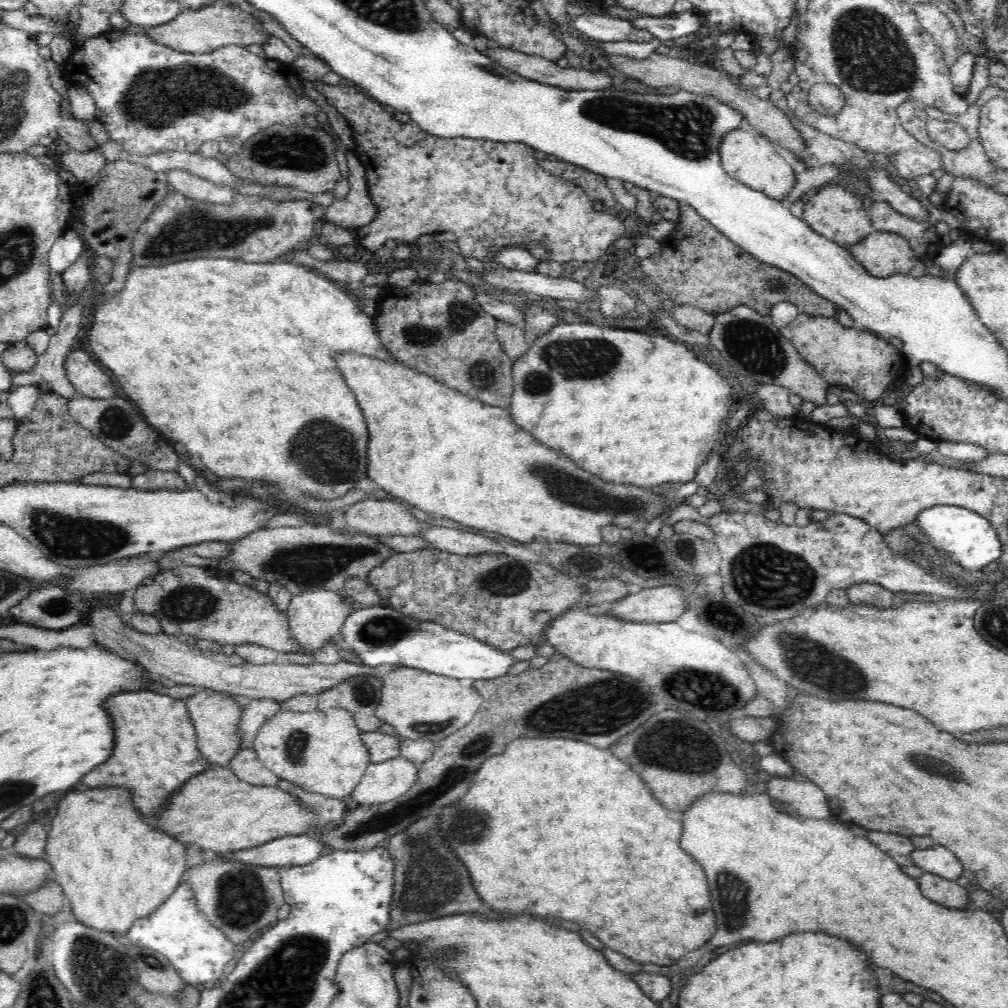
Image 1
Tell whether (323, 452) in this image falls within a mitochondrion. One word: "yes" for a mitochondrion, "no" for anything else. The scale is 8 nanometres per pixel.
yes

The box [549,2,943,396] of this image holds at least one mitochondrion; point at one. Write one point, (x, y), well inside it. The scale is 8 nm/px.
(870, 53)

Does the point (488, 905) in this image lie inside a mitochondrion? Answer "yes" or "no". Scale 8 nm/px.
no

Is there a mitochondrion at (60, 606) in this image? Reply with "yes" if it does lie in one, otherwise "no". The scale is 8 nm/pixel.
yes

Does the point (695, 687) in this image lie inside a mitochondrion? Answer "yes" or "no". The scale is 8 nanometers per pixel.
yes

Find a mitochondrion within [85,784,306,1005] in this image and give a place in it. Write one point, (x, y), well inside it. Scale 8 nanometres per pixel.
(243, 899)

